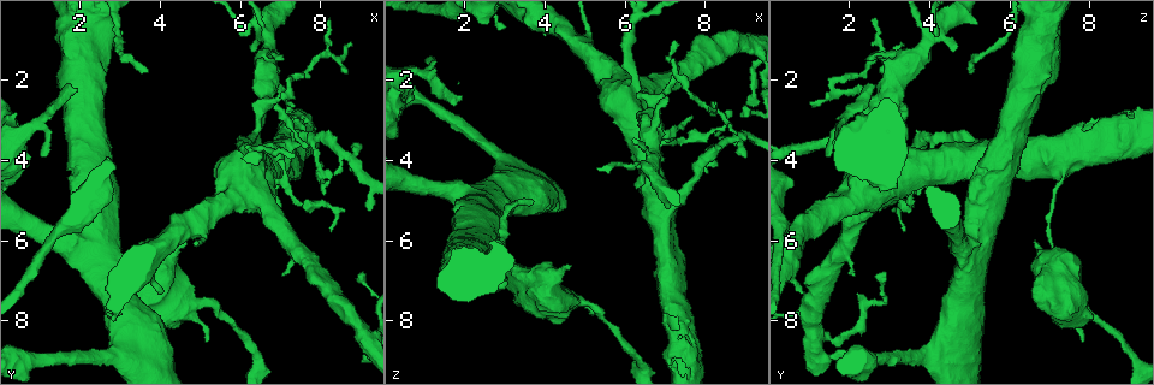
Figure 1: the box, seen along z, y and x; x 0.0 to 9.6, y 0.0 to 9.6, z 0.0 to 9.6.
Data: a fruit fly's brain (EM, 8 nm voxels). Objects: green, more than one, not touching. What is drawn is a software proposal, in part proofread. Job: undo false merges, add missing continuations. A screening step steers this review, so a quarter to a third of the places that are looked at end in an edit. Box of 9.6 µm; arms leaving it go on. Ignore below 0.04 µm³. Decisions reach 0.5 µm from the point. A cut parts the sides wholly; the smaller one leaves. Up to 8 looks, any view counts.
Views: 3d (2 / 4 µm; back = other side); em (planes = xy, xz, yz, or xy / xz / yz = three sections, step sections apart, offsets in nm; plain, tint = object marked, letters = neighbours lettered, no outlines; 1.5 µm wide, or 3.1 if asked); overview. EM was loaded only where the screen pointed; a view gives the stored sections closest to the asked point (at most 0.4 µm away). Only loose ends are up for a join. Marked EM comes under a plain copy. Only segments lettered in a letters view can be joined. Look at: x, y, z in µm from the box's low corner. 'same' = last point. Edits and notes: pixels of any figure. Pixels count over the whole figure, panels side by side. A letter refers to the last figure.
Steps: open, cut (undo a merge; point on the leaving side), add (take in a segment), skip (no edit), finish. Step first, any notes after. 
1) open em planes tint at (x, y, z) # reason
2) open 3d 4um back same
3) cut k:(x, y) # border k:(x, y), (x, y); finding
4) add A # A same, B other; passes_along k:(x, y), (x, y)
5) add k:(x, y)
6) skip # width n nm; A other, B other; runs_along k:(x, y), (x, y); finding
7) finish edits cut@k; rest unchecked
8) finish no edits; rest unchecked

open em yz step 8 letters at (1.90, 2.20, 2.45) # branch stops here

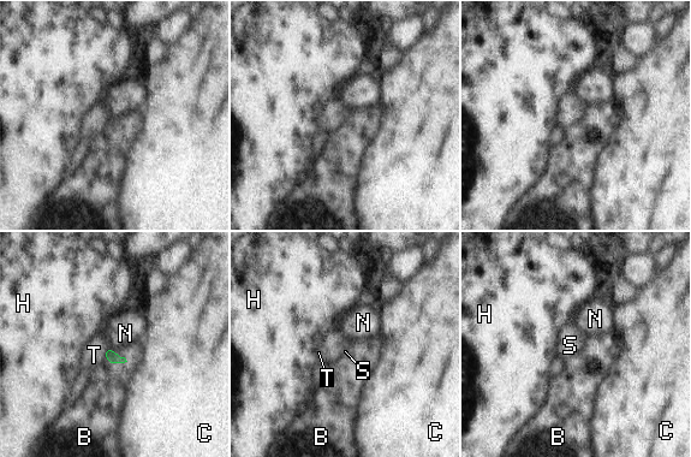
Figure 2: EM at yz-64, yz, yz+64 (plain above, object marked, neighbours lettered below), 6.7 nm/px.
open em planes letters same # cut it another way

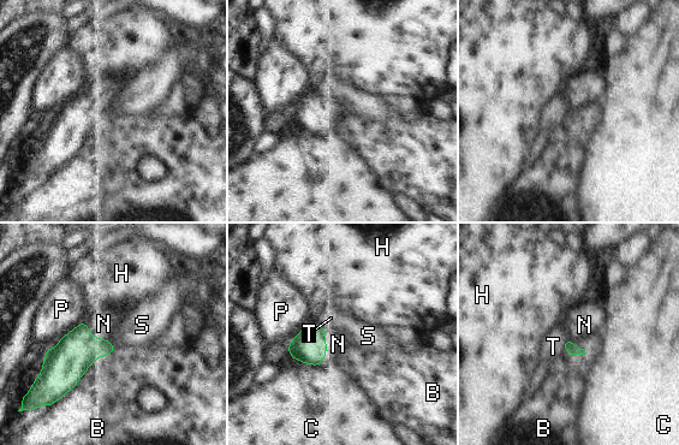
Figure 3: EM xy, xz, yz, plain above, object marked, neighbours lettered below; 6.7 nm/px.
add N # longest_contact B 550 nm; B other, C other, H other, N same, P other, S other, T other; passes_along 3:(309, 346), (326, 346), (338, 344); the neuron continues

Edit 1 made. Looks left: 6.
open 3d 2um at (4.00, 7.35, 0.85) # free end

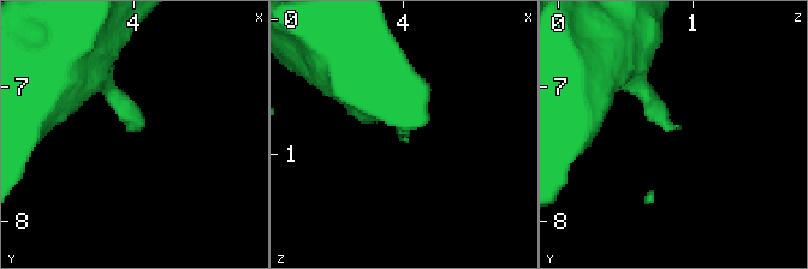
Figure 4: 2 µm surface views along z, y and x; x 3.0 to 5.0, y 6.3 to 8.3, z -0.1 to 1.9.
open em planes letters at (4.02, 7.28, 0.88) # shape alone is not enough

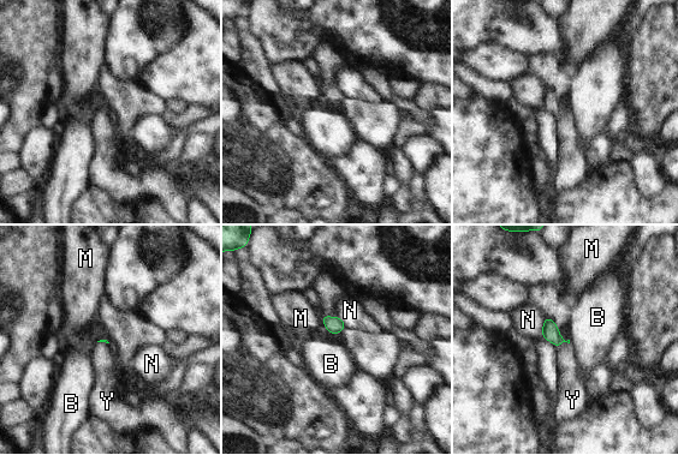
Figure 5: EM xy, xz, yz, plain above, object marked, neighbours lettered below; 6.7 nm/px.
add Y # B other, M other, N other, Y same; the neuron continues

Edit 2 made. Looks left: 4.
open em planes letters at (5.20, 8.50, 7.85)

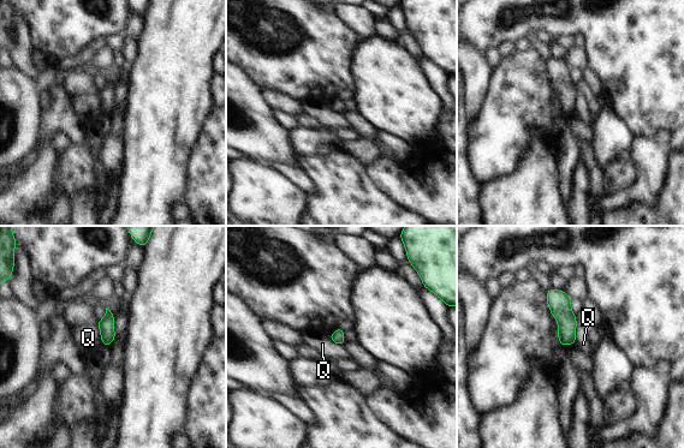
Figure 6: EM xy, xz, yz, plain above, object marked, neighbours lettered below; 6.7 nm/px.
skip # longest_contact Q 180 nm; Q other; border 6:(96, 321), (103, 345); no lettered segment goes on from it

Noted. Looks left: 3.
finish edits add@3, add@5; rest unchecked

